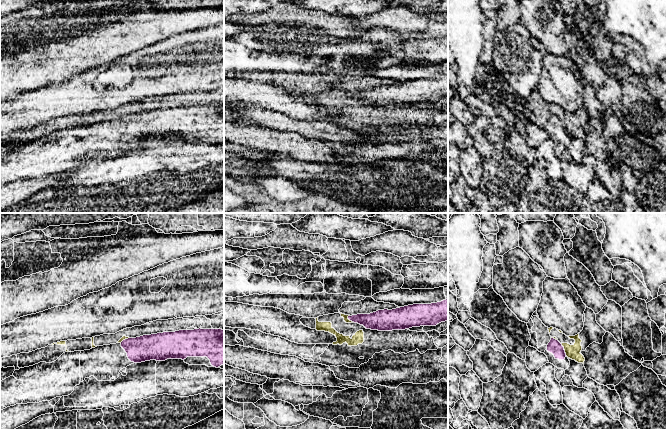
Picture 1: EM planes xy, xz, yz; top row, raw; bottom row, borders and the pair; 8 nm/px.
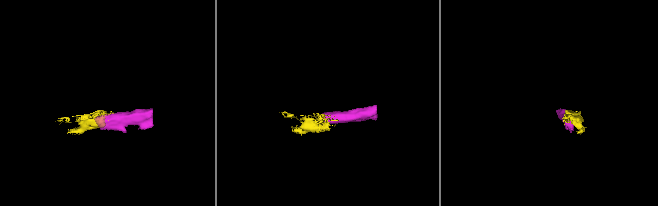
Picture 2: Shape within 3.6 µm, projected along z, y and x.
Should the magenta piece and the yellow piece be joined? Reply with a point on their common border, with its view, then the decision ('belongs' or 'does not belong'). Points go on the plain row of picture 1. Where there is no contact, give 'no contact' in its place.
yz (563, 125) | does not belong

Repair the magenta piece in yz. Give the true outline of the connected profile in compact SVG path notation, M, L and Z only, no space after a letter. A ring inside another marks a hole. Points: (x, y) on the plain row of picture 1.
M551 114L544 130L547 132L549 139L553 140L555 143L564 146L568 145L570 137L566 132L564 123L558 116Z

